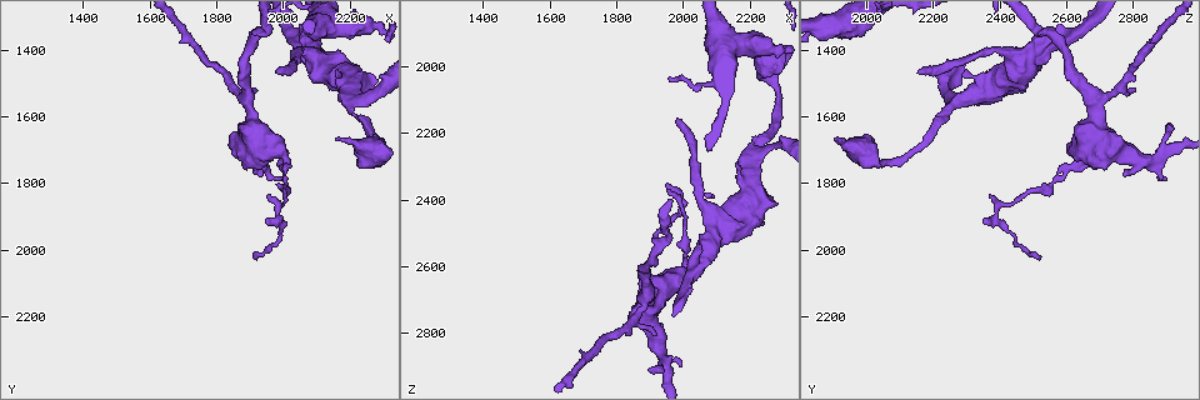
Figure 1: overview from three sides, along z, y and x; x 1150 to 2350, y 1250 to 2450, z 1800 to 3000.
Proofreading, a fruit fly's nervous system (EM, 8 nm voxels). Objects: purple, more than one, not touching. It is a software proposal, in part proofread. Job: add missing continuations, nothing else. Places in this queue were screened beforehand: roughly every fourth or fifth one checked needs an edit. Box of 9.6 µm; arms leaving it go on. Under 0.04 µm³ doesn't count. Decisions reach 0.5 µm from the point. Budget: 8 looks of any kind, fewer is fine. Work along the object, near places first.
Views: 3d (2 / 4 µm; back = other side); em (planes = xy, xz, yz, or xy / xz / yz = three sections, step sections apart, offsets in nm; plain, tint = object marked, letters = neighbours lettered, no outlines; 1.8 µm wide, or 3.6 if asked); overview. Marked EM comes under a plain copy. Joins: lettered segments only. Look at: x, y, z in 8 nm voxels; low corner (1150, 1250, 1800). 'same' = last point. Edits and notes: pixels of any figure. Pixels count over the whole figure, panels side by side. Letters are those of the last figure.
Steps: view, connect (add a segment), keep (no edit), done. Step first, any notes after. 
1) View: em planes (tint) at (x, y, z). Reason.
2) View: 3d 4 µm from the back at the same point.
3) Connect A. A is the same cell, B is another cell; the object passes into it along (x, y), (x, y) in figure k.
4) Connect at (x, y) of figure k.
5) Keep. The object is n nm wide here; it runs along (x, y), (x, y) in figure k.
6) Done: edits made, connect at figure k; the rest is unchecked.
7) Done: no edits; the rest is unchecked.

View: em xz step 16 (letters) at (1980, 1470, 2160). Free end.

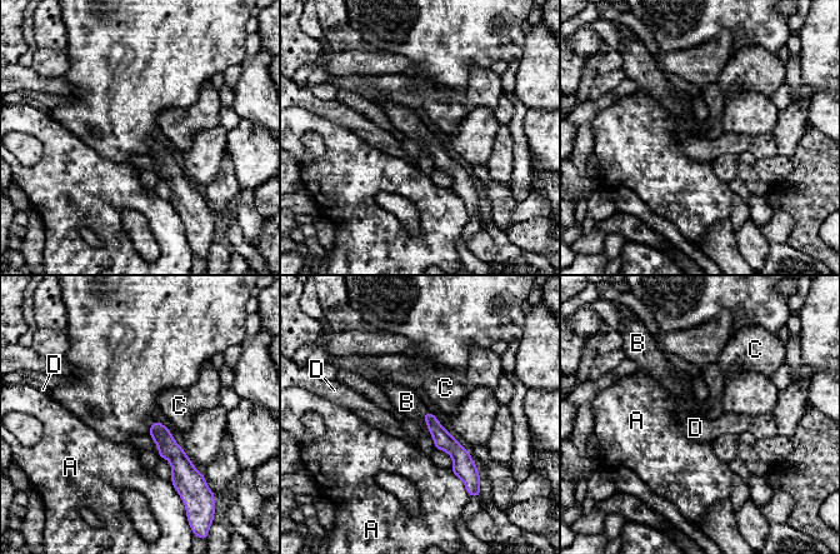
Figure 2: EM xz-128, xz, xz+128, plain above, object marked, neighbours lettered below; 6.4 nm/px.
Connect B. The longest contact is with A, 180 nm; B is the same cell, A, C and D are other cells; it goes on there.

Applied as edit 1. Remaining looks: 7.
View: em yz step 8 (tint) at (1960, 1330, 2500). Narrows sharply.

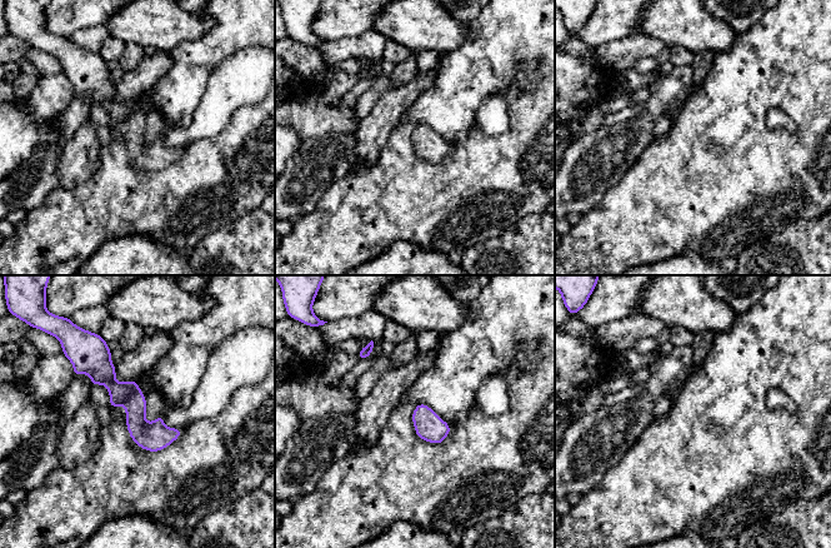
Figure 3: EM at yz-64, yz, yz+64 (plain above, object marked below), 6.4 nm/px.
View: em xy step 4 (letters) at the same point. Another direction.

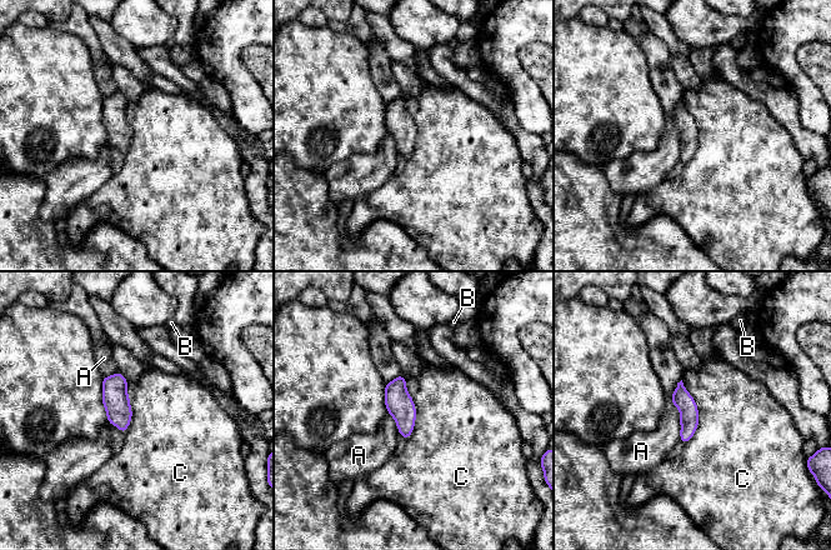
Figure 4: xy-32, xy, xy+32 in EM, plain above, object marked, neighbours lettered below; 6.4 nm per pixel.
Keep. The object is 130 nm wide here; A, B and C are other cells; it runs along (680, 385), (685, 439) in figure 4; no lettered segment goes on from it.

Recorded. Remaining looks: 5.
View: 3d 2 µm at (2210, 1590, 2240). Sudden change in width.

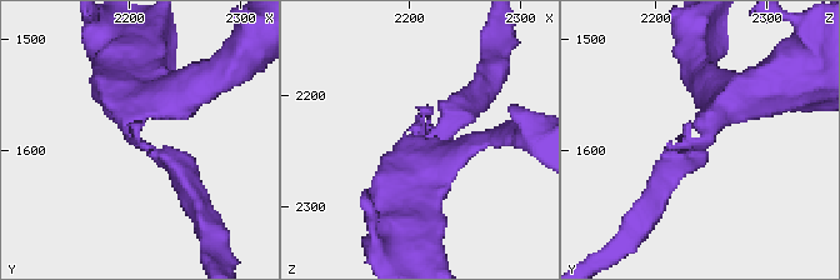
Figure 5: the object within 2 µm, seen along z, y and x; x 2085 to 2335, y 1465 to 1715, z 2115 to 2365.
View: em planes (tint) at (2212, 1596, 2242). The arms are 170, 420 nm wide; now the EM.

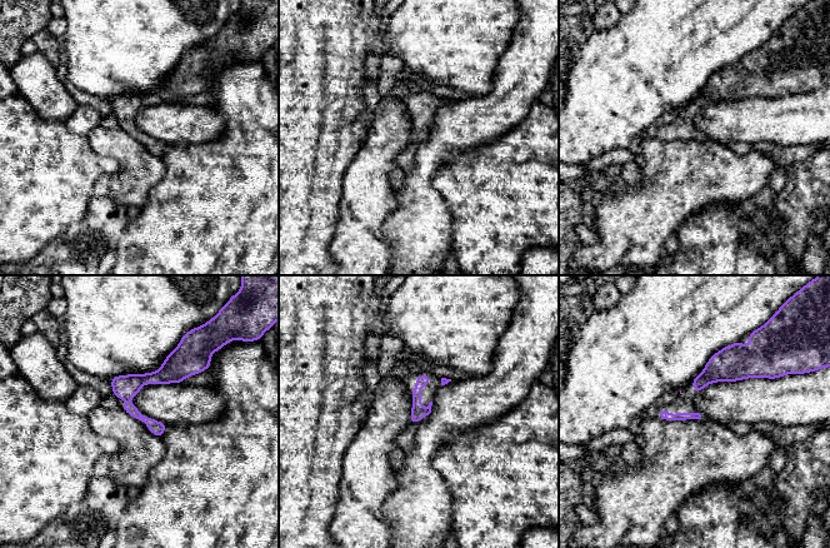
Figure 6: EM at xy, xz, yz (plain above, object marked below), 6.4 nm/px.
View: em planes (letters) at the same point. What lies round it.

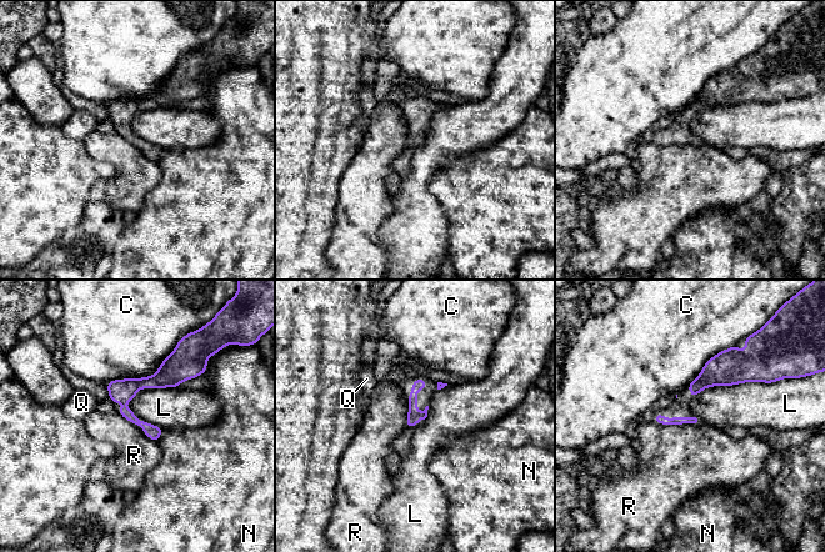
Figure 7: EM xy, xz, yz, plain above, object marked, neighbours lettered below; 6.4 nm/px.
Keep. The longest contact is with L, 550 nm; C, L, N, Q and R are other cells; a border runs along (774, 382), (714, 385), (691, 399) in figure 7; none of them fits.

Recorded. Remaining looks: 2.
Done: edits made, connect at figure 2; the rest is unchecked.

